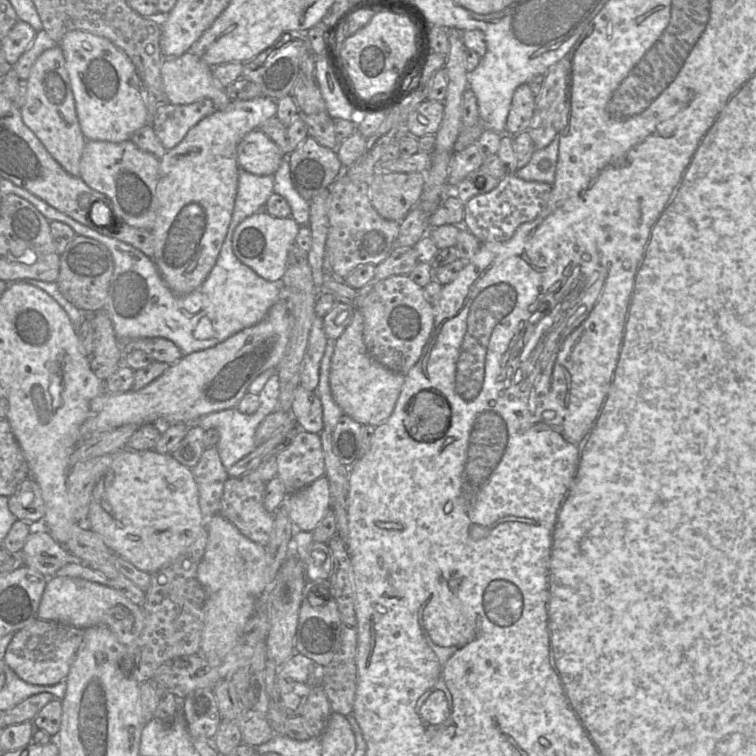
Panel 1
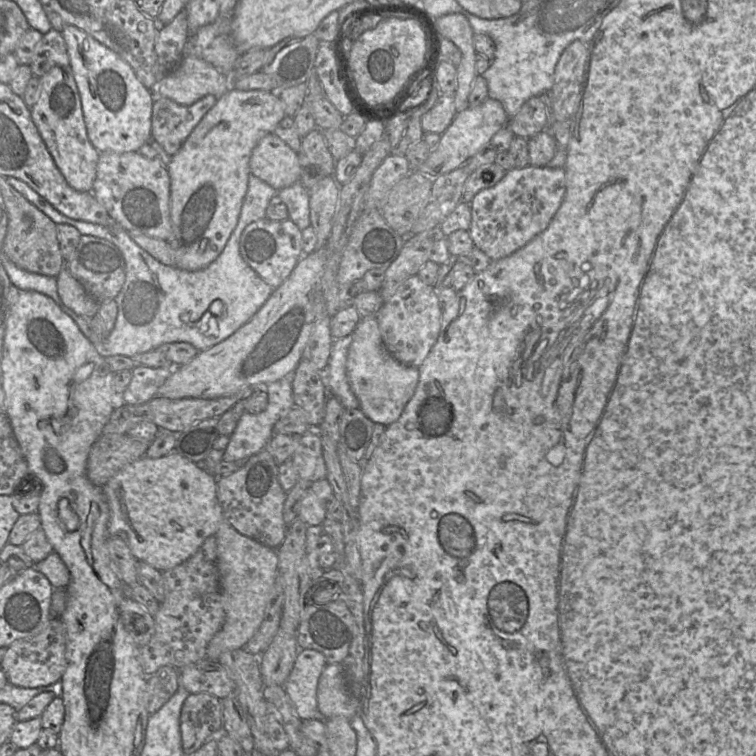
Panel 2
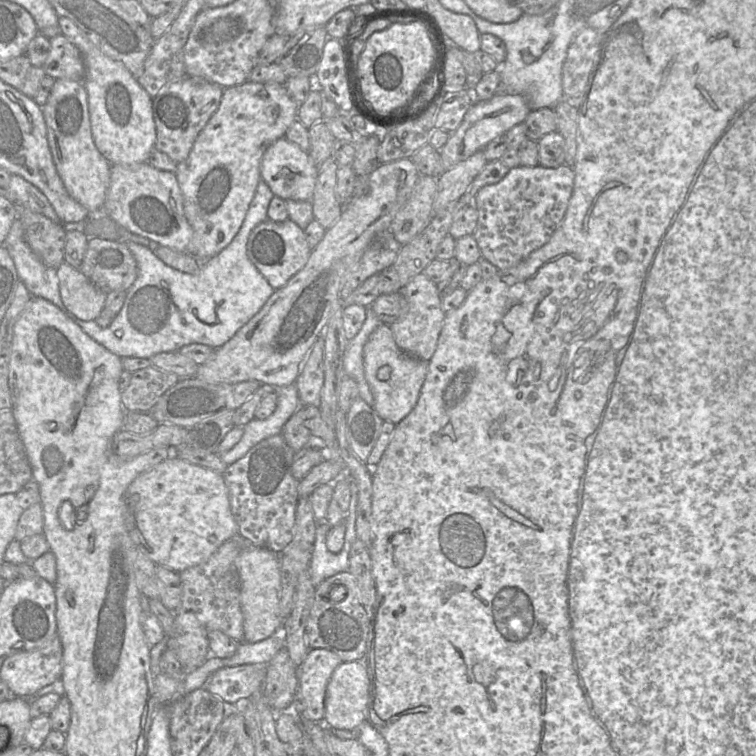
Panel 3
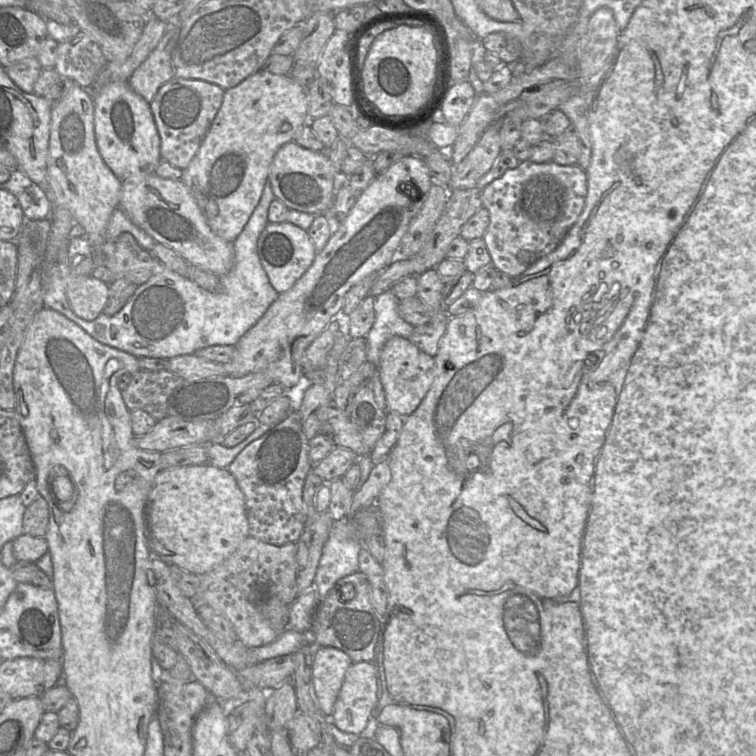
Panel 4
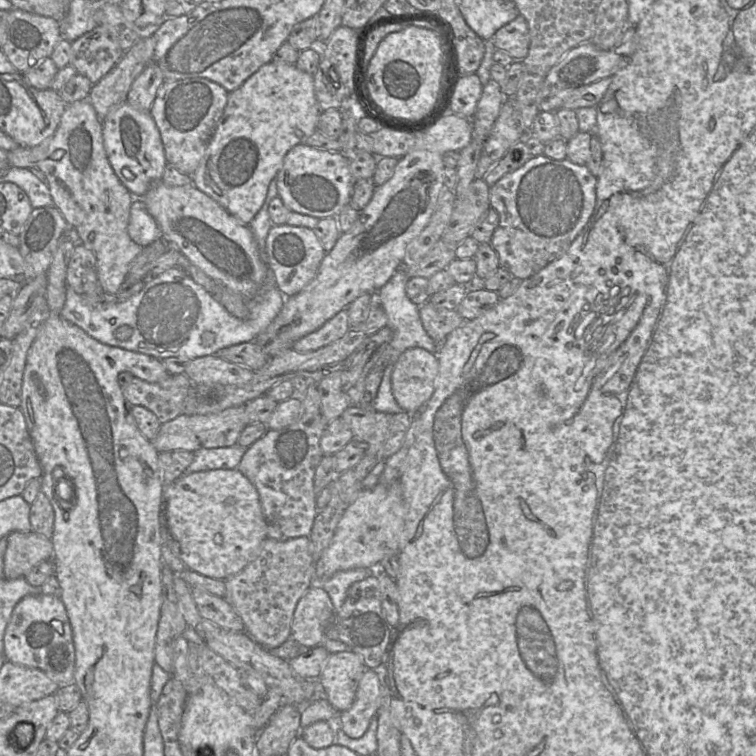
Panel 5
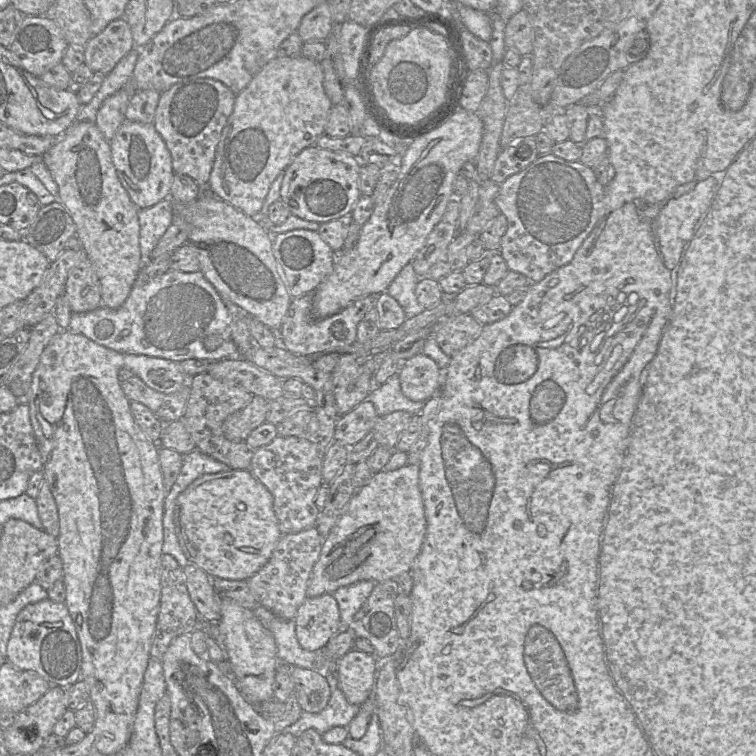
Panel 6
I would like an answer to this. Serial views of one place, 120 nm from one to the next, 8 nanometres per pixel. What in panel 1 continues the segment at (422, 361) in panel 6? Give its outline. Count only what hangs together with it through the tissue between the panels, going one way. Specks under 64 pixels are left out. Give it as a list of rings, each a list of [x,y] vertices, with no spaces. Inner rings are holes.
[[[359,310],[343,334],[335,341],[330,363],[329,384],[334,401],[345,415],[361,425],[378,427],[392,414],[405,376],[375,361],[367,351],[363,339],[364,319]]]

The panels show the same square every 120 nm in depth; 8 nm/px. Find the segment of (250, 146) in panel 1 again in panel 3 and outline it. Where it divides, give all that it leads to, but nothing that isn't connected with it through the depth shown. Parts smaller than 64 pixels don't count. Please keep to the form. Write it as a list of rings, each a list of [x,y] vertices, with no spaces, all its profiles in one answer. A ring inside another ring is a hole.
[[[282,137],[265,151],[261,159],[260,173],[262,180],[267,183],[274,196],[283,200],[311,201],[319,170],[308,152]]]

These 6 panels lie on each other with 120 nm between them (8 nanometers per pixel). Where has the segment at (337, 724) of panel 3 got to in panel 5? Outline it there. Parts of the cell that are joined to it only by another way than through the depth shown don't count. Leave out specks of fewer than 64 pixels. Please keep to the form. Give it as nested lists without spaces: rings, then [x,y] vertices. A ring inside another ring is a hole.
[[[366,668],[357,687],[352,706],[339,714],[340,728],[350,738],[362,737],[381,705],[381,671]]]

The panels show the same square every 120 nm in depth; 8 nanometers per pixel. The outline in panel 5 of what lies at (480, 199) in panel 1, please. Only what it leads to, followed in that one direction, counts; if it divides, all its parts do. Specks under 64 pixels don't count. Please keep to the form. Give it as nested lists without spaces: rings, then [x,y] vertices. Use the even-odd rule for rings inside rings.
[[[542,154],[531,157],[520,168],[505,174],[493,186],[491,186],[489,190],[490,205],[499,214],[499,224],[492,235],[490,244],[498,255],[500,267],[508,270],[514,278],[518,280],[525,280],[539,272],[549,263],[561,257],[572,245],[578,235],[583,231],[593,215],[597,203],[597,181],[597,177],[590,172],[586,165],[575,164],[567,158],[563,160],[554,160]]]

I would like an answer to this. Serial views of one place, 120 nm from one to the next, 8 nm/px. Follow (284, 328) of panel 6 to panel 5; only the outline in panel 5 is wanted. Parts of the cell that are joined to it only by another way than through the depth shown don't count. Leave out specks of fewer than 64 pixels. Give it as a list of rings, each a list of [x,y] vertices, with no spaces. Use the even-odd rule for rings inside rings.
[[[343,309],[321,328],[296,341],[292,349],[299,353],[318,350],[341,339],[349,329],[348,312]]]

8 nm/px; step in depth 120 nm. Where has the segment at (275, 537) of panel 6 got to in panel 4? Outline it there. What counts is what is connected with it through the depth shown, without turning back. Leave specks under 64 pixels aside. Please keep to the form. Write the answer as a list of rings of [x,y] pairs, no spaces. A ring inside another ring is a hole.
[[[210,464],[161,469],[147,496],[144,516],[150,559],[178,566],[195,575],[202,575],[216,568],[249,536],[245,497],[235,477],[227,468]]]

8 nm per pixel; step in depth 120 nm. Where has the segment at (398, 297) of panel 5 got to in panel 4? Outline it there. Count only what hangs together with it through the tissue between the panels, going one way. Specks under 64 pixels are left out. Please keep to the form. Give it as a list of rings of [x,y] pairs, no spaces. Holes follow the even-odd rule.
[[[385,291],[375,297],[375,321],[366,335],[368,341],[367,361],[379,364],[382,348],[387,340],[393,336],[408,339],[414,326],[406,322],[399,314],[400,300],[391,291]]]

